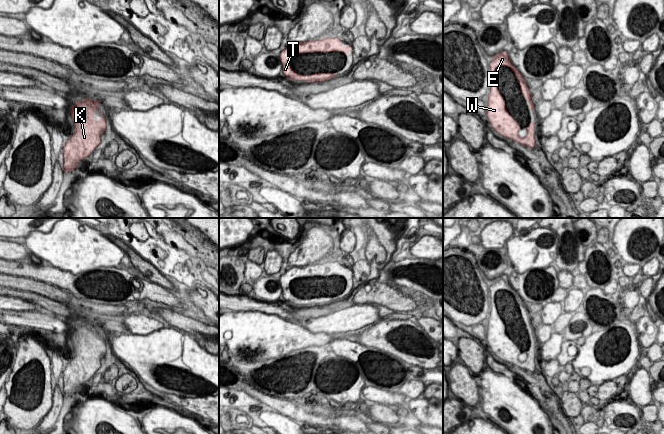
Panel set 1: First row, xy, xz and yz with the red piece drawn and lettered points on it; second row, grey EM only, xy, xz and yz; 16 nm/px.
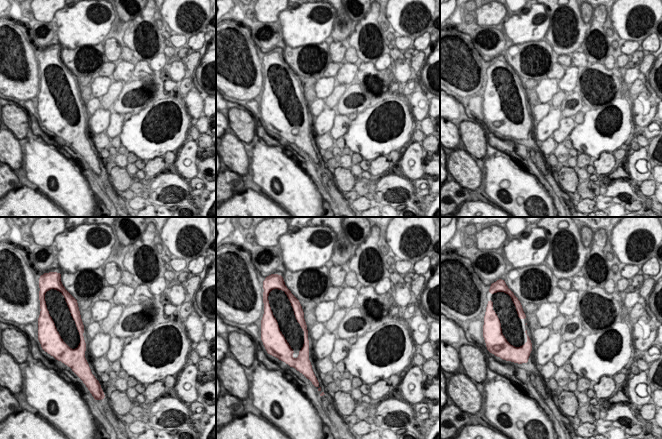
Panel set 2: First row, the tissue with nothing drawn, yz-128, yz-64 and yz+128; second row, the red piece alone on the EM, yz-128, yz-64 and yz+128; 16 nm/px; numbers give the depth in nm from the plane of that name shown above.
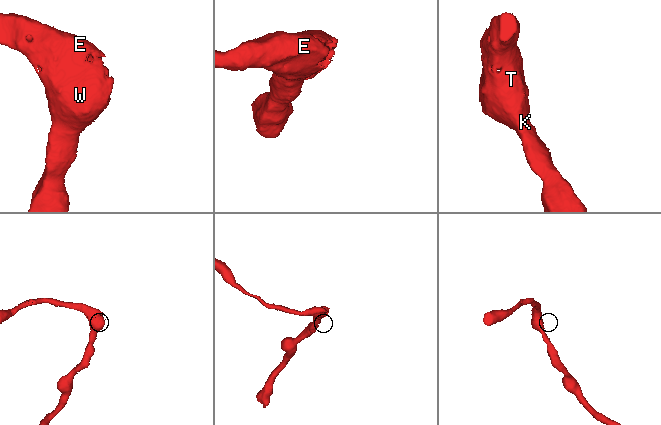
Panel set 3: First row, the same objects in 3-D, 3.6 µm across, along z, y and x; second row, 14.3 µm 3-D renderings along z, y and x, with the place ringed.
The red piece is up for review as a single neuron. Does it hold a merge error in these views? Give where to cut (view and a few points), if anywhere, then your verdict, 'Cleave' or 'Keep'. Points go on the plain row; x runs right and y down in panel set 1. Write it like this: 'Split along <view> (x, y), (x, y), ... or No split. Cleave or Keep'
No split. Keep

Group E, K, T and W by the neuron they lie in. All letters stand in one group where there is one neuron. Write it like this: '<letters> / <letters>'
E K T W

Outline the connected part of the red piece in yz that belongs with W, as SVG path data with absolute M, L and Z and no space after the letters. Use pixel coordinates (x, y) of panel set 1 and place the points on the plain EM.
M503 275L498 278L495 278L493 280L493 284L490 286L491 311L490 317L488 319L488 332L486 340L488 341L492 352L499 358L513 365L516 365L517 367L524 369L525 371L535 372L535 345L532 345L527 350L527 359L524 362L521 362L518 359L520 349L506 333L504 321L500 317L495 304L495 294L497 291L500 290L509 291L513 295L515 301L519 306L521 317L524 323L529 325L529 333L531 335L535 335L533 331L534 328L532 324L532 318L526 305L524 304L524 301L512 288L509 283L508 277L506 275Z

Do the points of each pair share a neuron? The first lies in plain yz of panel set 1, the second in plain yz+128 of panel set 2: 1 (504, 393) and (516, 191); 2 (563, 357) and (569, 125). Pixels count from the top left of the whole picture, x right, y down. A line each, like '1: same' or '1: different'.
1: same
2: same

